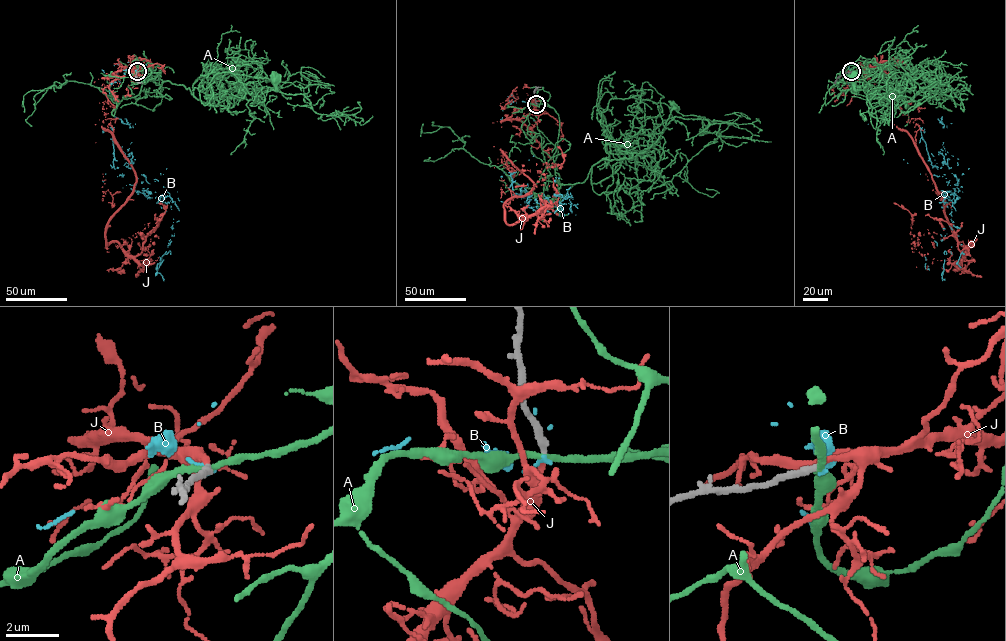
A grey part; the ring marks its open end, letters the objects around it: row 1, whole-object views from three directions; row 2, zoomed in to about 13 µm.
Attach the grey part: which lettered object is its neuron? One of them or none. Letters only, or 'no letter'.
J

